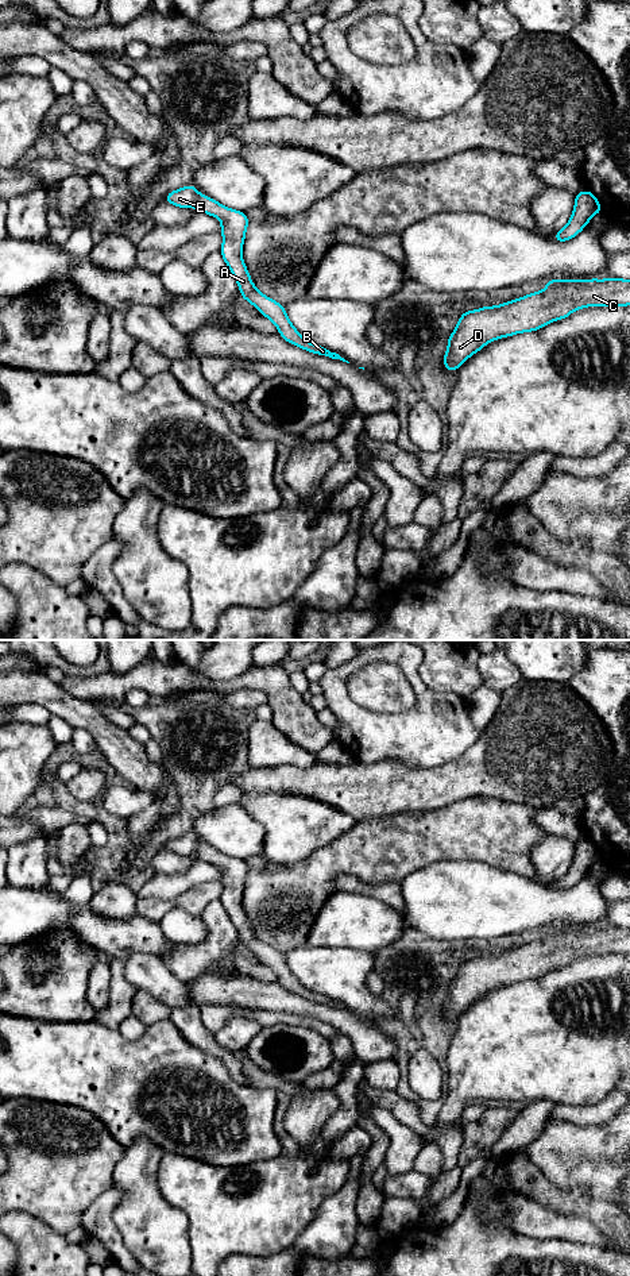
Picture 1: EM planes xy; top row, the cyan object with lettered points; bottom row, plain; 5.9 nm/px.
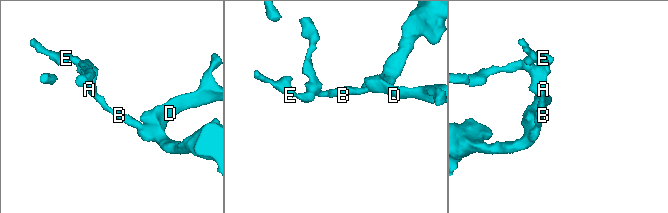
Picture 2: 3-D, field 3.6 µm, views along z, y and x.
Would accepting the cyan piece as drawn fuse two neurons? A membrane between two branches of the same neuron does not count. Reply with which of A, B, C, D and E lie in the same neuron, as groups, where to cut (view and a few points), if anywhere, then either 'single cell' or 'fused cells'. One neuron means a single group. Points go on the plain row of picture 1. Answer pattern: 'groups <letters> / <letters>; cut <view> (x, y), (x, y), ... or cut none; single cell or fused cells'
groups A B C D E; cut none; single cell

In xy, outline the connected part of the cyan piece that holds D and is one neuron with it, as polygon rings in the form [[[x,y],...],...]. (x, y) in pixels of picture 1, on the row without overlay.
[[[549,928],[544,938],[500,953],[464,960],[448,986],[445,1018],[457,1018],[490,990],[537,979],[577,957],[626,953],[630,953],[630,928]]]

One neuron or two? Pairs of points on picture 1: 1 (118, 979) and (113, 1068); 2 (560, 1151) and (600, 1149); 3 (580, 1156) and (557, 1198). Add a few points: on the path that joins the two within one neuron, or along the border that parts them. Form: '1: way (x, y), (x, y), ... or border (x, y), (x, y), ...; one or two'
1: border (95, 1018), (107, 1026), (118, 1029); two
2: way (569, 1151), (591, 1149); one
3: border (538, 1168), (559, 1188), (582, 1188), (584, 1191); two

